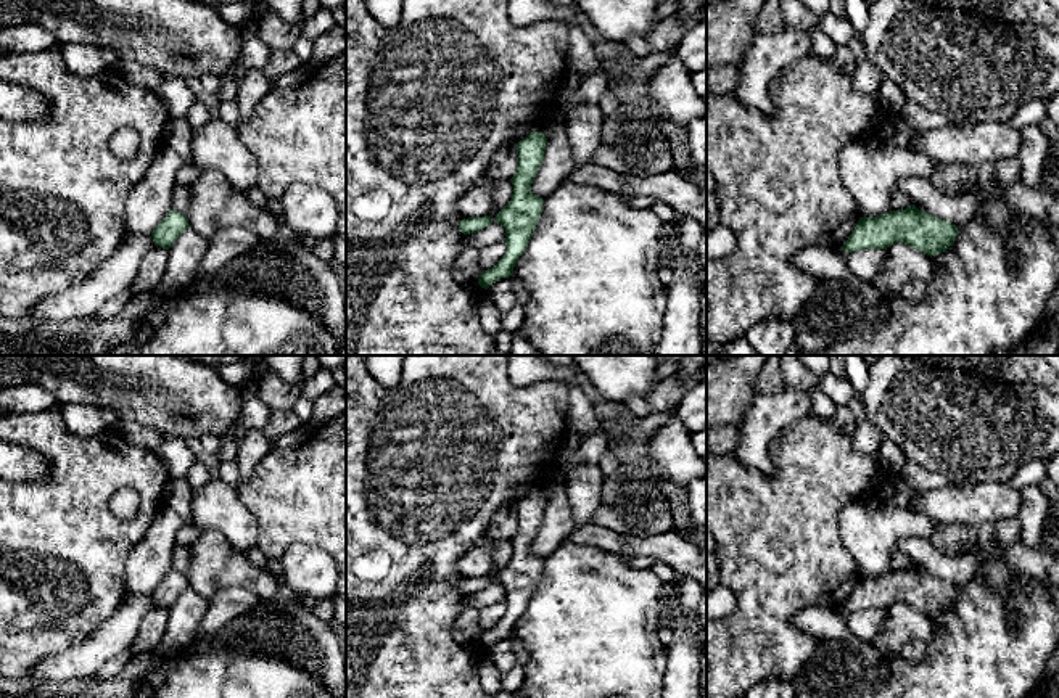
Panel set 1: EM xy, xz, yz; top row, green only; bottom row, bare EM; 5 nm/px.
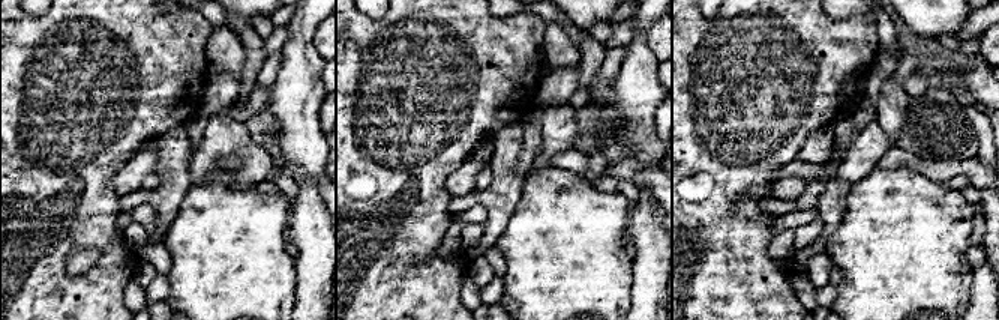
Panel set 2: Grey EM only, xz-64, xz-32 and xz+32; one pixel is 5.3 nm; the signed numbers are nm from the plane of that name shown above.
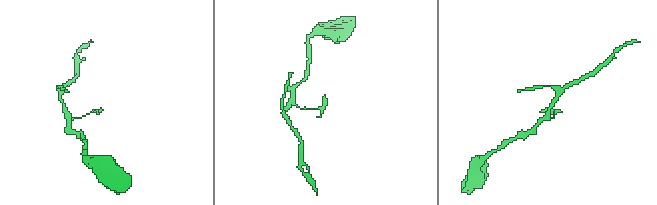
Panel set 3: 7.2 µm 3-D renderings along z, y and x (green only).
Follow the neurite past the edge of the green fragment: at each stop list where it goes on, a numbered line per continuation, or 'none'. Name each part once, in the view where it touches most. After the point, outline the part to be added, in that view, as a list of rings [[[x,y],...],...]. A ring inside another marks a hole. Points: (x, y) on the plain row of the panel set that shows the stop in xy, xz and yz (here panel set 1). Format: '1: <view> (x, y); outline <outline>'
none

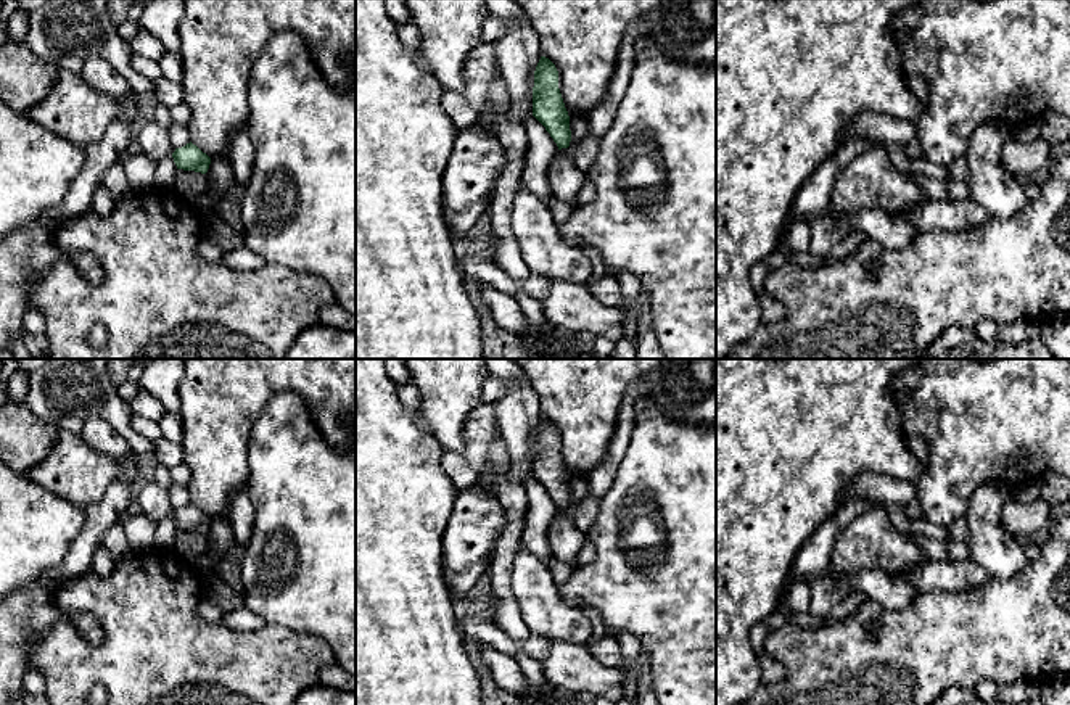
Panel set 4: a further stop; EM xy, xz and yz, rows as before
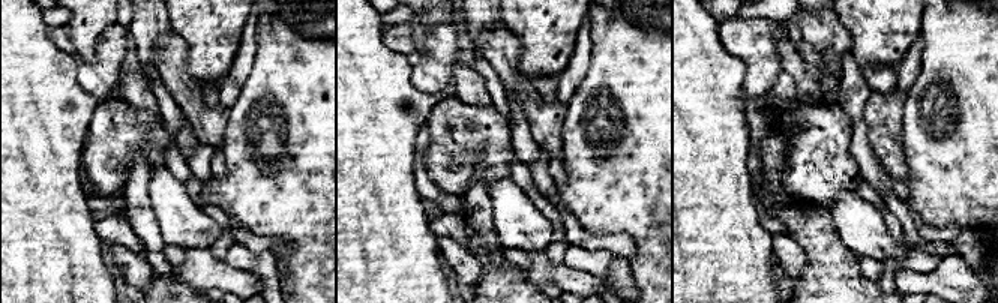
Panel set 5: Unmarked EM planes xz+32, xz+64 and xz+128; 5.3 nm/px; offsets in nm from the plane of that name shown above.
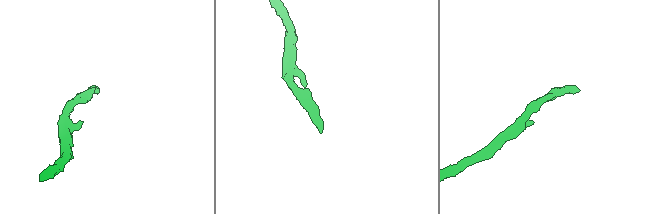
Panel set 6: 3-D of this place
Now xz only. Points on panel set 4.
1: xz (584, 512); outline [[[586,496],[582,501],[578,504],[570,502],[570,510],[573,512],[573,523],[574,526],[587,533],[595,522],[597,512],[600,507],[600,499],[595,496]]]

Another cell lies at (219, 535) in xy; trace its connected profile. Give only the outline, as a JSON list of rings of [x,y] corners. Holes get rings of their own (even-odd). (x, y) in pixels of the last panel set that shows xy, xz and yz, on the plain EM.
[[[214,517],[211,518],[209,530],[206,533],[208,538],[208,549],[206,552],[190,562],[191,567],[198,571],[198,575],[203,575],[208,571],[206,562],[209,559],[214,559],[217,554],[224,552],[227,547],[230,547],[235,542],[233,530],[227,517]]]

